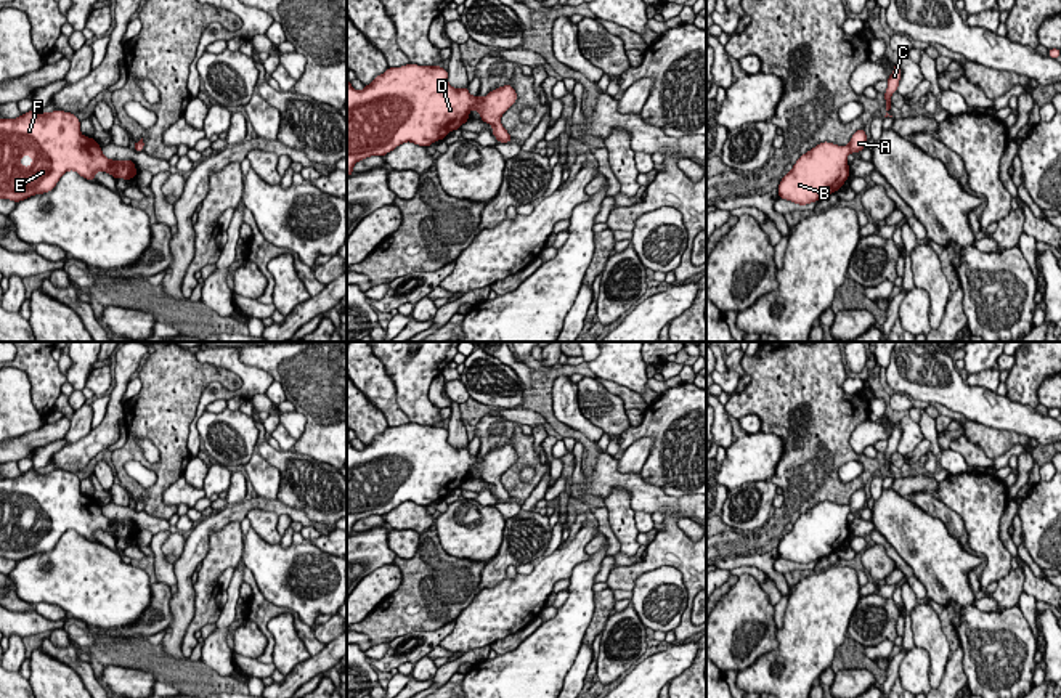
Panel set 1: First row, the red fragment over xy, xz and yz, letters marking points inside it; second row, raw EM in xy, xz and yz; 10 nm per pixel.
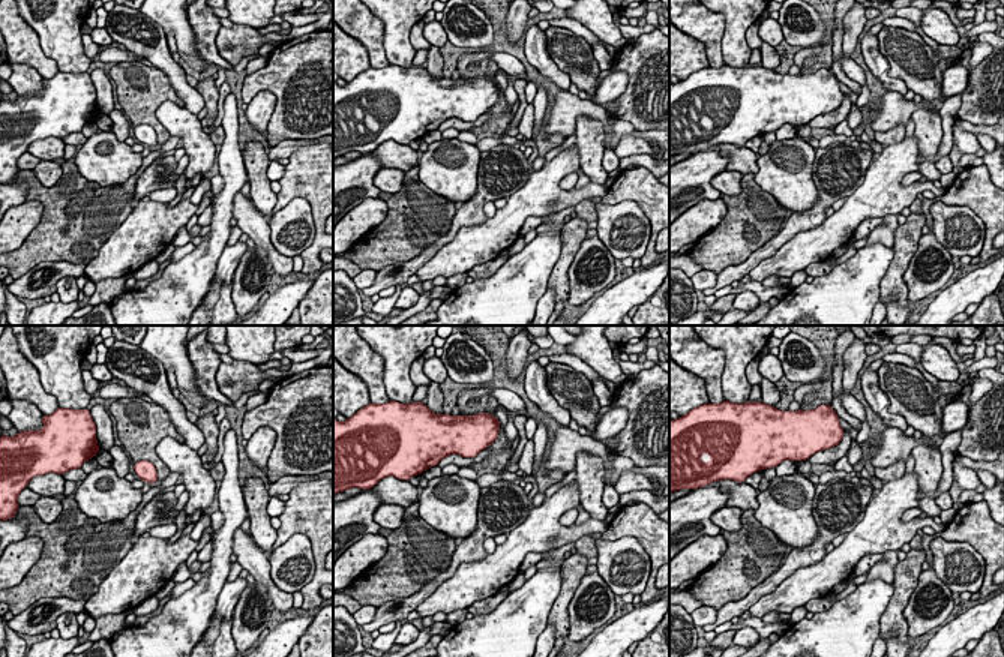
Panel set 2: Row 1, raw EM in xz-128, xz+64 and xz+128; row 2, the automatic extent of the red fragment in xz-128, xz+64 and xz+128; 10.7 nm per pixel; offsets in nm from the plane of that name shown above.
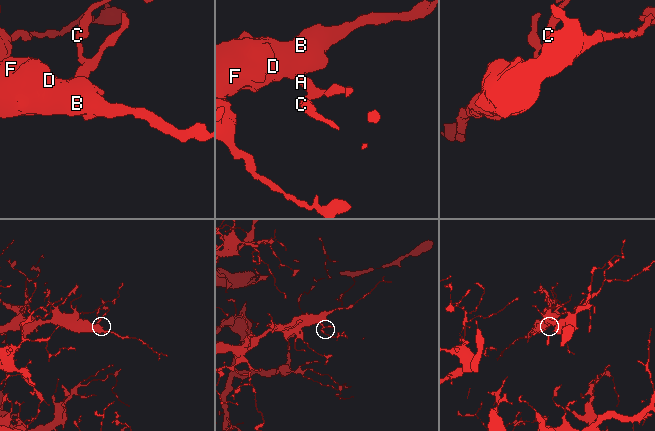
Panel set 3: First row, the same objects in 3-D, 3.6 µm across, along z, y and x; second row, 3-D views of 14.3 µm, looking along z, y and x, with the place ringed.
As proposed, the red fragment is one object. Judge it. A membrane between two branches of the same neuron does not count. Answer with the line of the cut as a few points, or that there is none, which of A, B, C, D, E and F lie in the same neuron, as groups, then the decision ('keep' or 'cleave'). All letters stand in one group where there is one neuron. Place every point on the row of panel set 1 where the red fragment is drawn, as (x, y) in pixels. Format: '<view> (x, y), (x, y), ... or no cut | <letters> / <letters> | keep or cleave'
no cut | A B C D E F | keep

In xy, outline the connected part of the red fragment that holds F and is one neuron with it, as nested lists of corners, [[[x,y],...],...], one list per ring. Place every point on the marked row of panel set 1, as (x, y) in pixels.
[[[29,111],[16,119],[0,119],[0,197],[13,202],[35,194],[50,193],[59,178],[74,170],[80,177],[95,181],[96,172],[106,172],[116,180],[136,177],[133,160],[112,160],[103,156],[95,138],[80,133],[80,120],[64,111]]]

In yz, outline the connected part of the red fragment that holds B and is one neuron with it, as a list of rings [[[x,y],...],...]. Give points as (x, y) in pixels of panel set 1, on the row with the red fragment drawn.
[[[865,128],[857,130],[848,146],[828,141],[799,156],[778,185],[778,197],[806,205],[820,201],[844,186],[849,178],[848,154],[860,152],[867,144]]]

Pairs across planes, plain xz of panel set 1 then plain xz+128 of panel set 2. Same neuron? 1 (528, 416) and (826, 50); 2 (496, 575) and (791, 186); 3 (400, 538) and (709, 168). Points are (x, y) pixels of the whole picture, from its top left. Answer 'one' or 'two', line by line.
1: two
2: two
3: two

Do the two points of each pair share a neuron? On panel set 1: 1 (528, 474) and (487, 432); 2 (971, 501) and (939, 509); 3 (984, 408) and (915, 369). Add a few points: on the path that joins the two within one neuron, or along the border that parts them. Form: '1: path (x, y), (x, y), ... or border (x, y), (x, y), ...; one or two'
1: border (536, 469), (525, 467), (519, 478); two
2: border (933, 495), (962, 519), (968, 538); two
3: path (967, 400), (933, 381); one

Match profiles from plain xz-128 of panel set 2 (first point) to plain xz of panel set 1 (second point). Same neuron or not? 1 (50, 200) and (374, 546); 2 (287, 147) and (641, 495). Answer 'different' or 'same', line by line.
1: different
2: different

